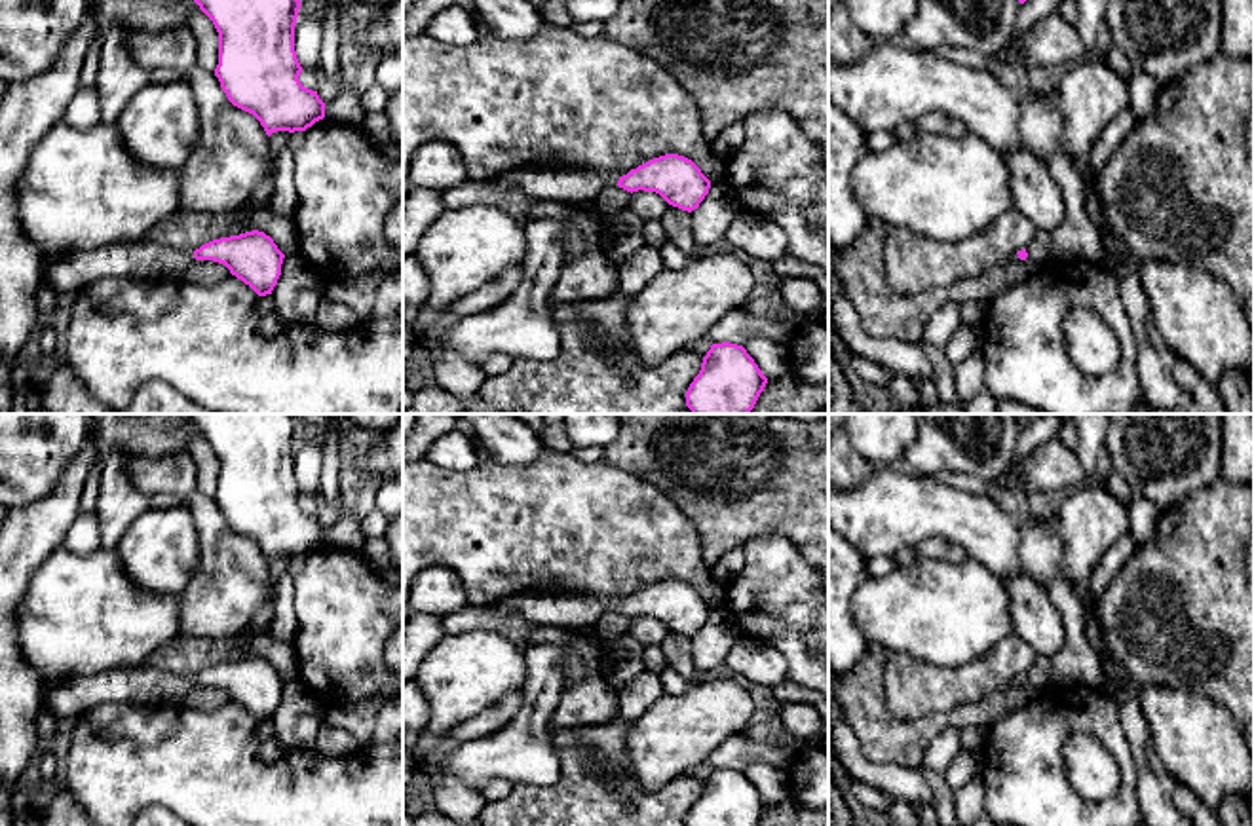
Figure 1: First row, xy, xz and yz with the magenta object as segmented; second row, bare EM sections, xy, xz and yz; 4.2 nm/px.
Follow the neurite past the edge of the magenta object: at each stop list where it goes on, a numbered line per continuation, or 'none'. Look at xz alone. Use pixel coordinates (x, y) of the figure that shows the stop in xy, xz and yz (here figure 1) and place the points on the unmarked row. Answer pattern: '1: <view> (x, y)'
1: xz (578, 612)

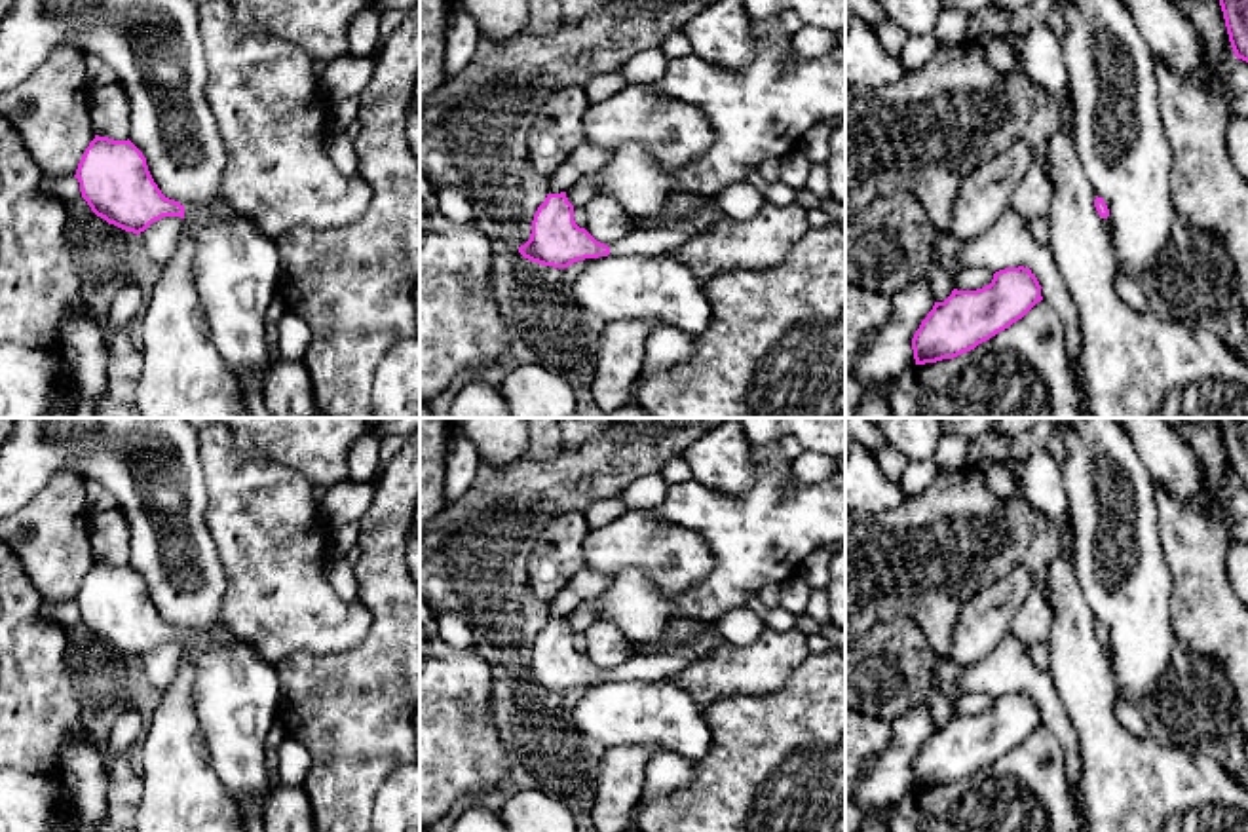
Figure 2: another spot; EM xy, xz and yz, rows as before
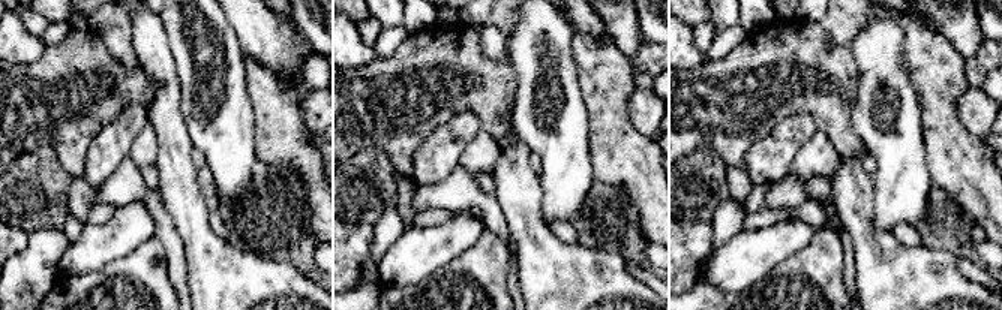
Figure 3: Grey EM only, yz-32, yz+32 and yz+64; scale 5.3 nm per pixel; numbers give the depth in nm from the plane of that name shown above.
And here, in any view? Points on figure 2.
1: xy (221, 637)

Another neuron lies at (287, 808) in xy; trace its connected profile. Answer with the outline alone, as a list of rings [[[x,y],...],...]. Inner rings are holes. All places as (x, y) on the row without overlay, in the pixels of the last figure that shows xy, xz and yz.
[[[270,786],[262,821],[266,832],[315,832],[312,802],[302,786]]]

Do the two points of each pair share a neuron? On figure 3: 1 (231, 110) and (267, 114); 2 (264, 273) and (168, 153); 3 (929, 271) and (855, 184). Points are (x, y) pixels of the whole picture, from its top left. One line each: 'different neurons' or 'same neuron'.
1: different neurons
2: same neuron
3: same neuron

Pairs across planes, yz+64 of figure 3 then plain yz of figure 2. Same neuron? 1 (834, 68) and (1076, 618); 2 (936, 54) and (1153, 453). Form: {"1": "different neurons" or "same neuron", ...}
{"1": "different neurons", "2": "different neurons"}

